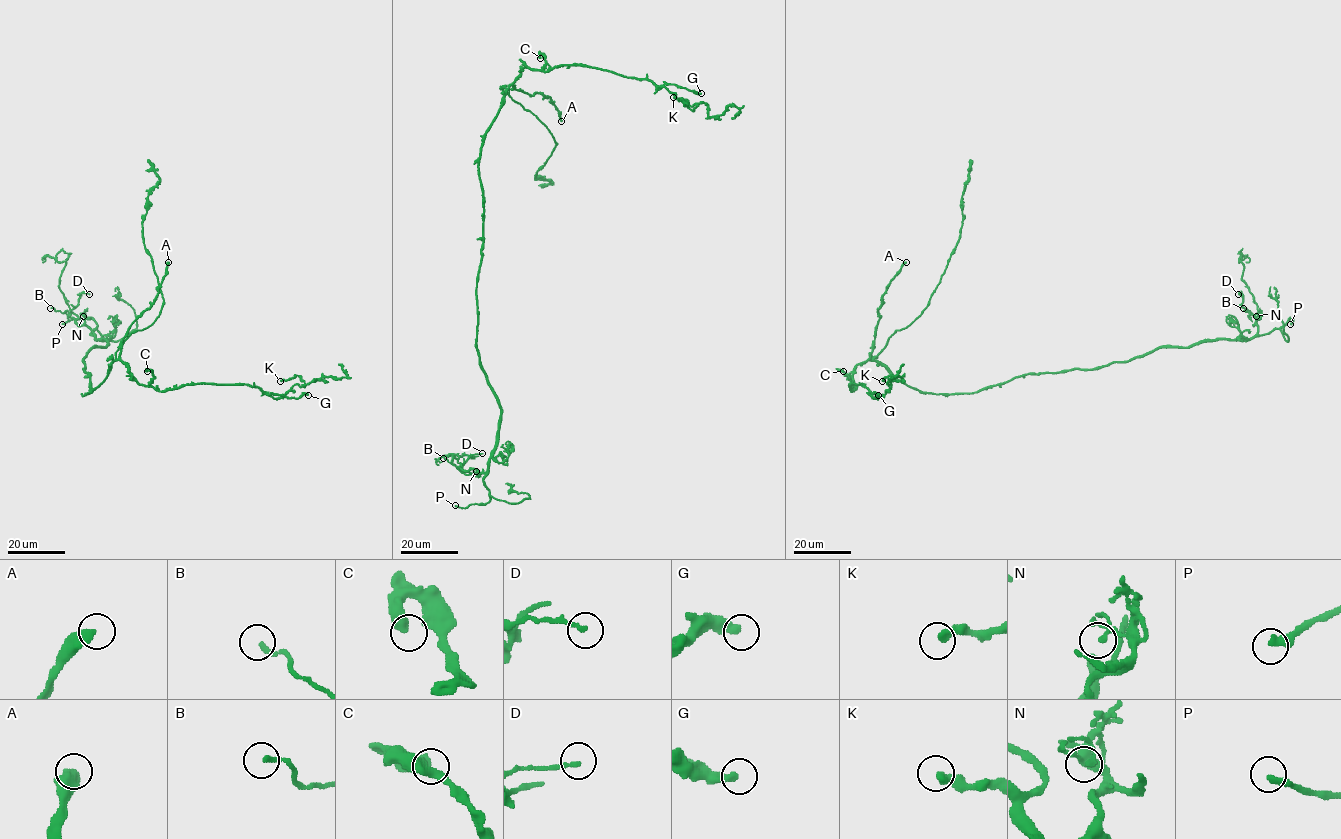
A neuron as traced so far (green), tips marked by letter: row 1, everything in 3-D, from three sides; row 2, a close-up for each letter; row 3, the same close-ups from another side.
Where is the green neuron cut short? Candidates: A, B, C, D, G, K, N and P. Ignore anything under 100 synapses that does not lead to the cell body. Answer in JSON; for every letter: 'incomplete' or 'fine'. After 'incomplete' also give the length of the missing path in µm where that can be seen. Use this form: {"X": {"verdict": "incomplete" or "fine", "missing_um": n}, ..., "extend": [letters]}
{"A": {"verdict": "fine"}, "B": {"verdict": "fine"}, "C": {"verdict": "fine"}, "D": {"verdict": "fine"}, "G": {"verdict": "fine"}, "K": {"verdict": "fine"}, "N": {"verdict": "fine"}, "P": {"verdict": "incomplete", "missing_um": 25}, "extend": ["P"]}

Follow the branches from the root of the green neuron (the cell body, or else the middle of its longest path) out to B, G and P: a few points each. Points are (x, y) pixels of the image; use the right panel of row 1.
B: (977, 391), (1028, 374), (1093, 369), (1126, 362), (1162, 347), (1249, 339), (1257, 331), (1256, 317), (1243, 308)
G: (977, 391), (921, 392), (875, 361), (862, 361), (850, 389), (863, 384), (872, 397), (878, 395)
P: (977, 391), (1028, 374), (1099, 369), (1162, 347), (1249, 339), (1282, 328), (1289, 318), (1290, 324)

